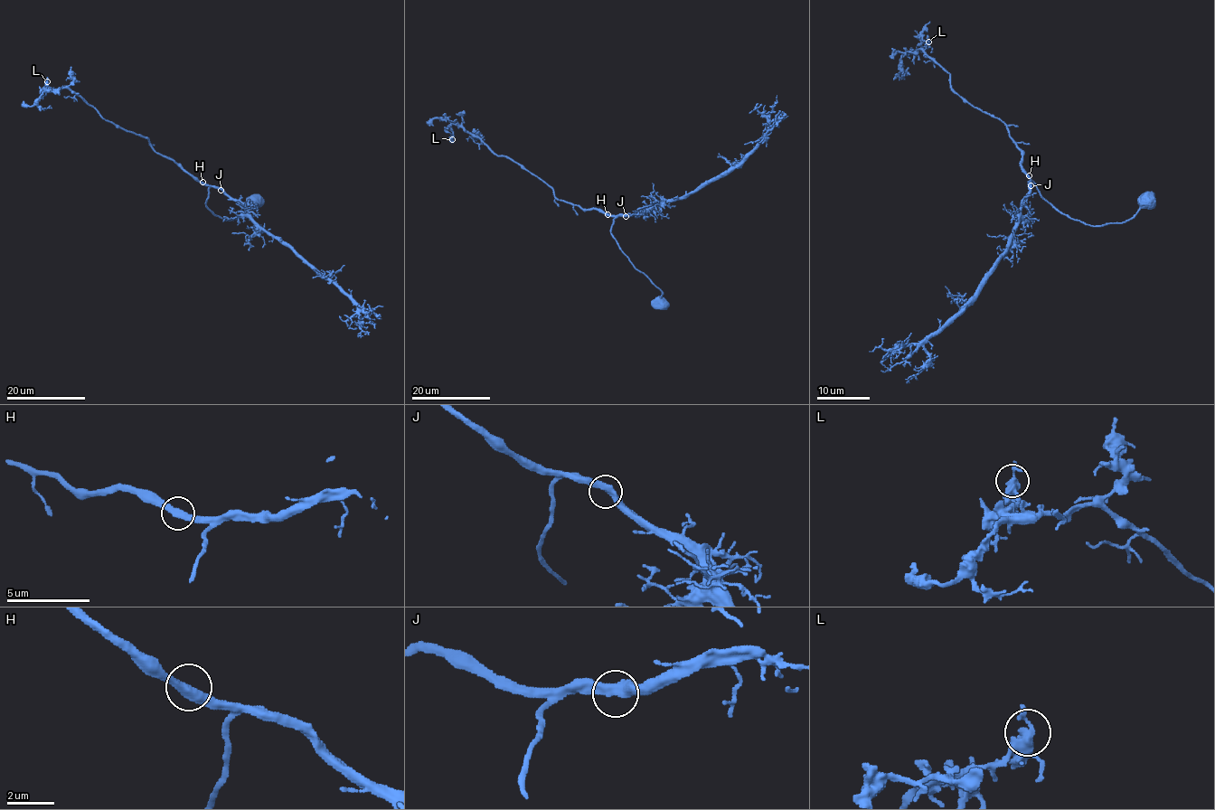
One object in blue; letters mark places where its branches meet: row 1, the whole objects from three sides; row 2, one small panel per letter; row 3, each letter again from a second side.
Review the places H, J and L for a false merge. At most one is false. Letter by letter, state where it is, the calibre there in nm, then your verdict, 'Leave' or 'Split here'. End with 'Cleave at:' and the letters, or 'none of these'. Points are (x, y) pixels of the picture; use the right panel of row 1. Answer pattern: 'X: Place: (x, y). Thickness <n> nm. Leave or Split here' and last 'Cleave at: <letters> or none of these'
H: Place: (1029, 175). Thickness 400 nm. Leave
J: Place: (1031, 185). Thickness 440 nm. Leave
L: Place: (928, 42). Thickness 440 nm. Leave
Cleave at: none of these

